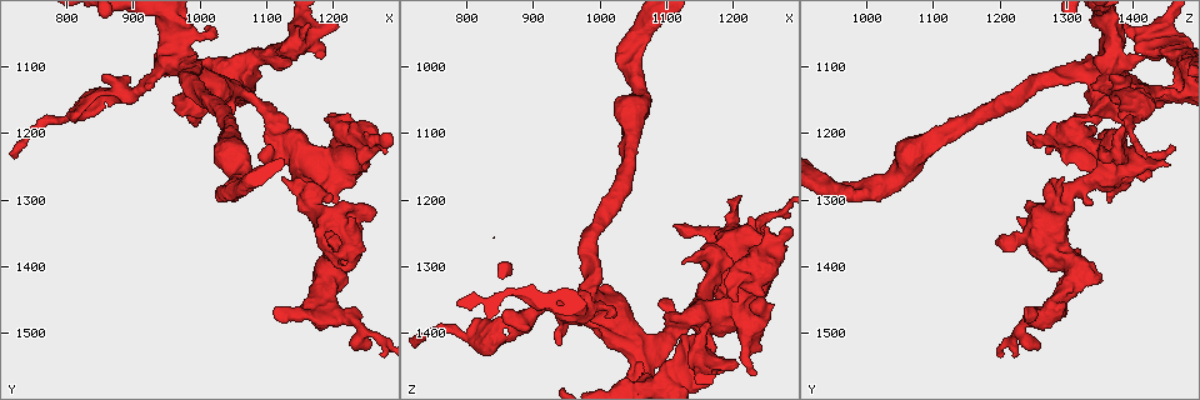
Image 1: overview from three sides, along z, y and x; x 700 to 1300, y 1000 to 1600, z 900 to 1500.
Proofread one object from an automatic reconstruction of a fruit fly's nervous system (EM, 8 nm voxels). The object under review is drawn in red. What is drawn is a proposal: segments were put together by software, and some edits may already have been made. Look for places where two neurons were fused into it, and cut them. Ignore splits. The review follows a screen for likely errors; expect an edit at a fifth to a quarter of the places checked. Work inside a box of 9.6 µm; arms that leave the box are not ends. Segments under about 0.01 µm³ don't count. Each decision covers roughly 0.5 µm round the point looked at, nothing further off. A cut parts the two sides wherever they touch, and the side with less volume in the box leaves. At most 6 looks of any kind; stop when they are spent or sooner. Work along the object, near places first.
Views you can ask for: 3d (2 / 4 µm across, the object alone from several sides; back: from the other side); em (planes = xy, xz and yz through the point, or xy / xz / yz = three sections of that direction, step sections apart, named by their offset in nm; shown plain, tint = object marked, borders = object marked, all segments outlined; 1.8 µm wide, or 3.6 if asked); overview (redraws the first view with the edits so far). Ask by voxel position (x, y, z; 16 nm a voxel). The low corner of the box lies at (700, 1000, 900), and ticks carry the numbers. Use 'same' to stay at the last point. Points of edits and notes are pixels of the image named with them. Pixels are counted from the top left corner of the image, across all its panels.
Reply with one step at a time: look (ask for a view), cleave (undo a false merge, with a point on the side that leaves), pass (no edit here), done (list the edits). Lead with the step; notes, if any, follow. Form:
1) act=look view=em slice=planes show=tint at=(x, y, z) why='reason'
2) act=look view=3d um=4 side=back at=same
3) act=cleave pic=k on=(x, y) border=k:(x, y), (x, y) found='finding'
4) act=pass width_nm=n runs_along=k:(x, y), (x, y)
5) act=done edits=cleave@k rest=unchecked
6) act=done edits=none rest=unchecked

act=look view=3d um=2 at=(1200, 1475, 1265) why='calibre changes'

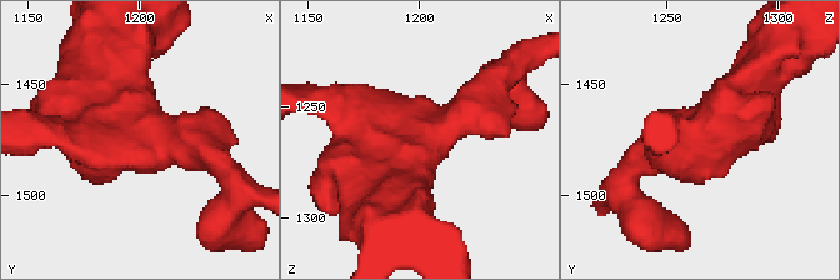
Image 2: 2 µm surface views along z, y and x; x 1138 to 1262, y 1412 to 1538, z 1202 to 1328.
act=look view=em slice=xy step=4 show=tint at=(1199, 1472, 1267) arms=3 arm_widths_nm=200,260,420

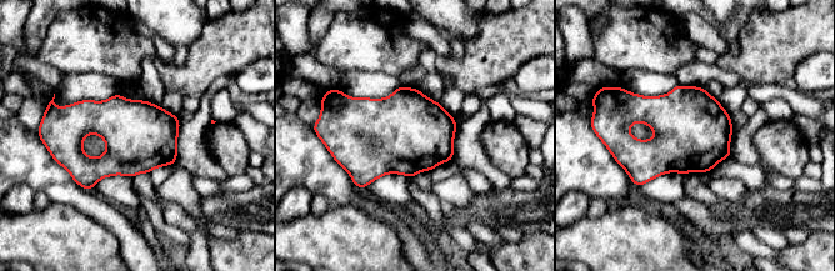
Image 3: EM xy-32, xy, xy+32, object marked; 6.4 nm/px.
act=pass found='continuous, no second neuron'

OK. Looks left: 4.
act=look view=3d um=4 at=(1160, 1255, 1390) why='calibre changes'

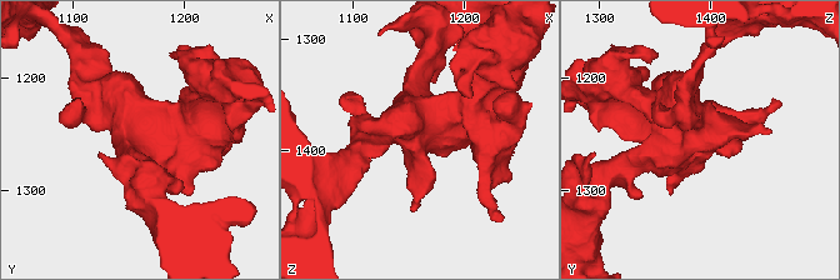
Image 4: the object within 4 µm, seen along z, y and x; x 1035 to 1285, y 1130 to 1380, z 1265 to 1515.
act=look view=em slice=yz step=16 show=tint at=(1162, 1248, 1392) why='shape alone is not enough'

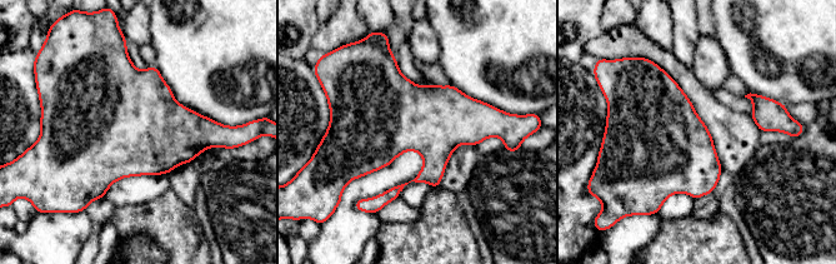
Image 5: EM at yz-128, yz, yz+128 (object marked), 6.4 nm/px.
act=look view=em slice=planes show=tint at=same

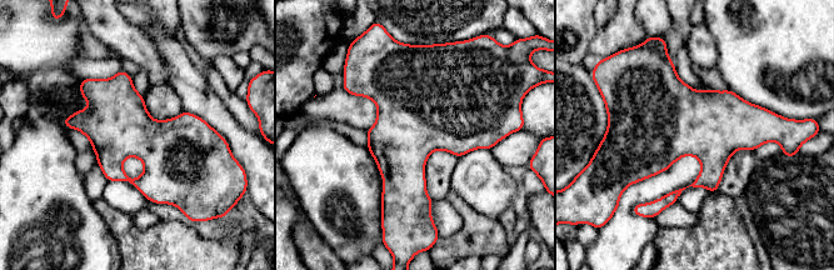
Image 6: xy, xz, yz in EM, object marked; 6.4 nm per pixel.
act=pass width_nm=420 found='continuous, no second neuron'

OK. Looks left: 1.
act=done edits=none rest=unchecked

